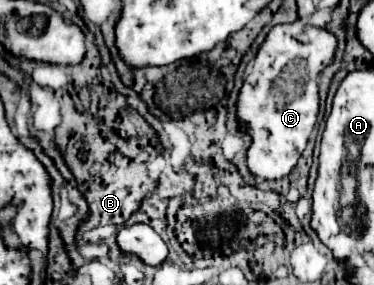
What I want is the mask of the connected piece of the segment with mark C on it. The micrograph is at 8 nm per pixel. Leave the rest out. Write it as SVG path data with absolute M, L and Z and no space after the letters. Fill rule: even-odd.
M274 26L264 44L258 50L258 56L254 60L252 72L244 78L244 86L238 96L238 120L246 126L246 130L252 134L252 146L248 150L248 168L256 178L266 178L266 180L280 180L290 174L290 170L296 166L300 154L306 148L306 142L318 122L318 112L320 112L320 96L318 96L318 76L320 72L334 62L338 40L332 32L326 28L316 28L316 26ZM304 60L304 70L302 74L294 72L294 78L290 80L300 86L278 86L276 78L282 74L282 70L292 64Z

